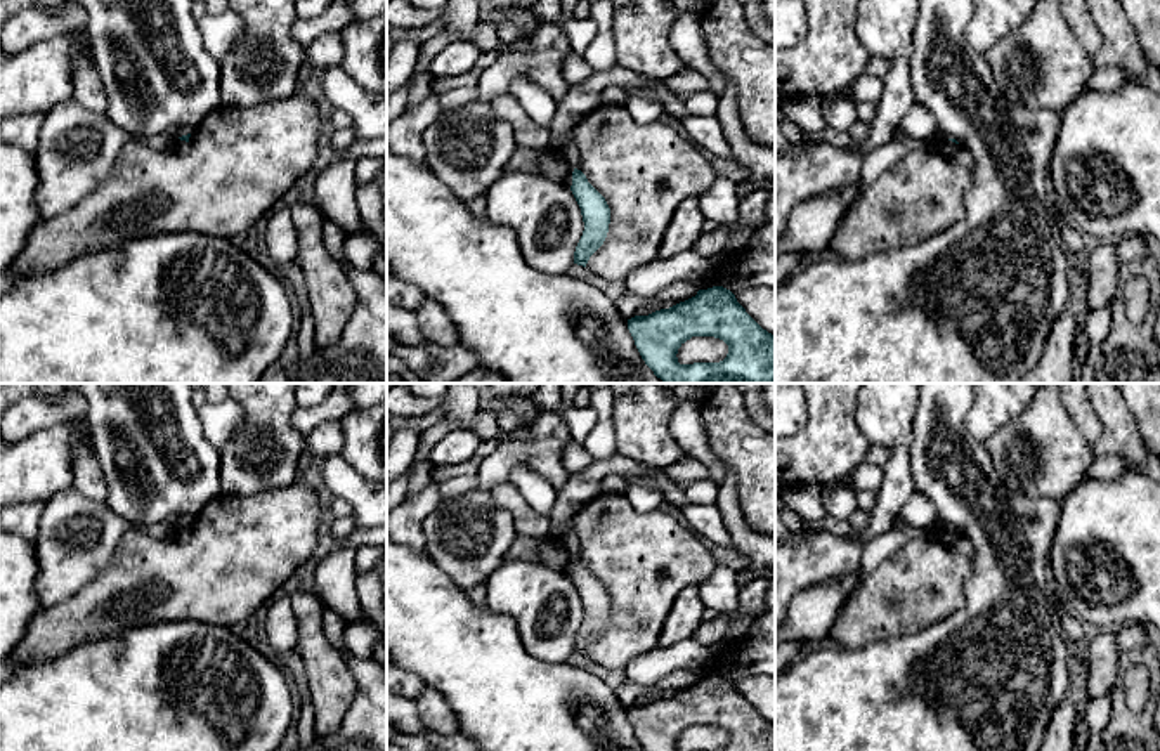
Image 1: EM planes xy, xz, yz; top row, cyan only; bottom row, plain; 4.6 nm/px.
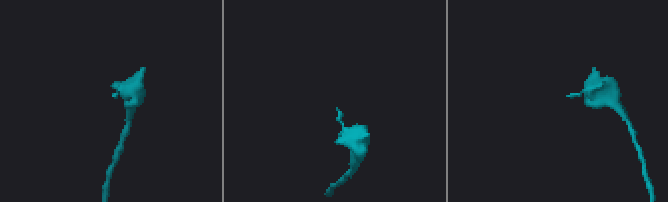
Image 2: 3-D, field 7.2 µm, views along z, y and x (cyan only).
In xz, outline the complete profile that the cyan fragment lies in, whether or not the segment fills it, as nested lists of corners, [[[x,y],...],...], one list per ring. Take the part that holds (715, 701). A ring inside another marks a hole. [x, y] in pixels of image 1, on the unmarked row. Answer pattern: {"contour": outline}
{"contour": [[[713,675],[648,704],[628,708],[628,718],[645,751],[678,751],[678,737],[692,725],[714,725],[728,734],[720,751],[775,751],[775,725],[763,718],[735,683]]]}

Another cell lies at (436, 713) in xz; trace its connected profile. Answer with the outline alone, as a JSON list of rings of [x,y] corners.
[[[427,687],[414,702],[421,725],[432,734],[459,732],[459,722],[454,709],[433,687]]]

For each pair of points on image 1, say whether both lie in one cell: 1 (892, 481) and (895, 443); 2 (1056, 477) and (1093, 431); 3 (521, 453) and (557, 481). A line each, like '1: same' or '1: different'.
1: same
2: different
3: same

